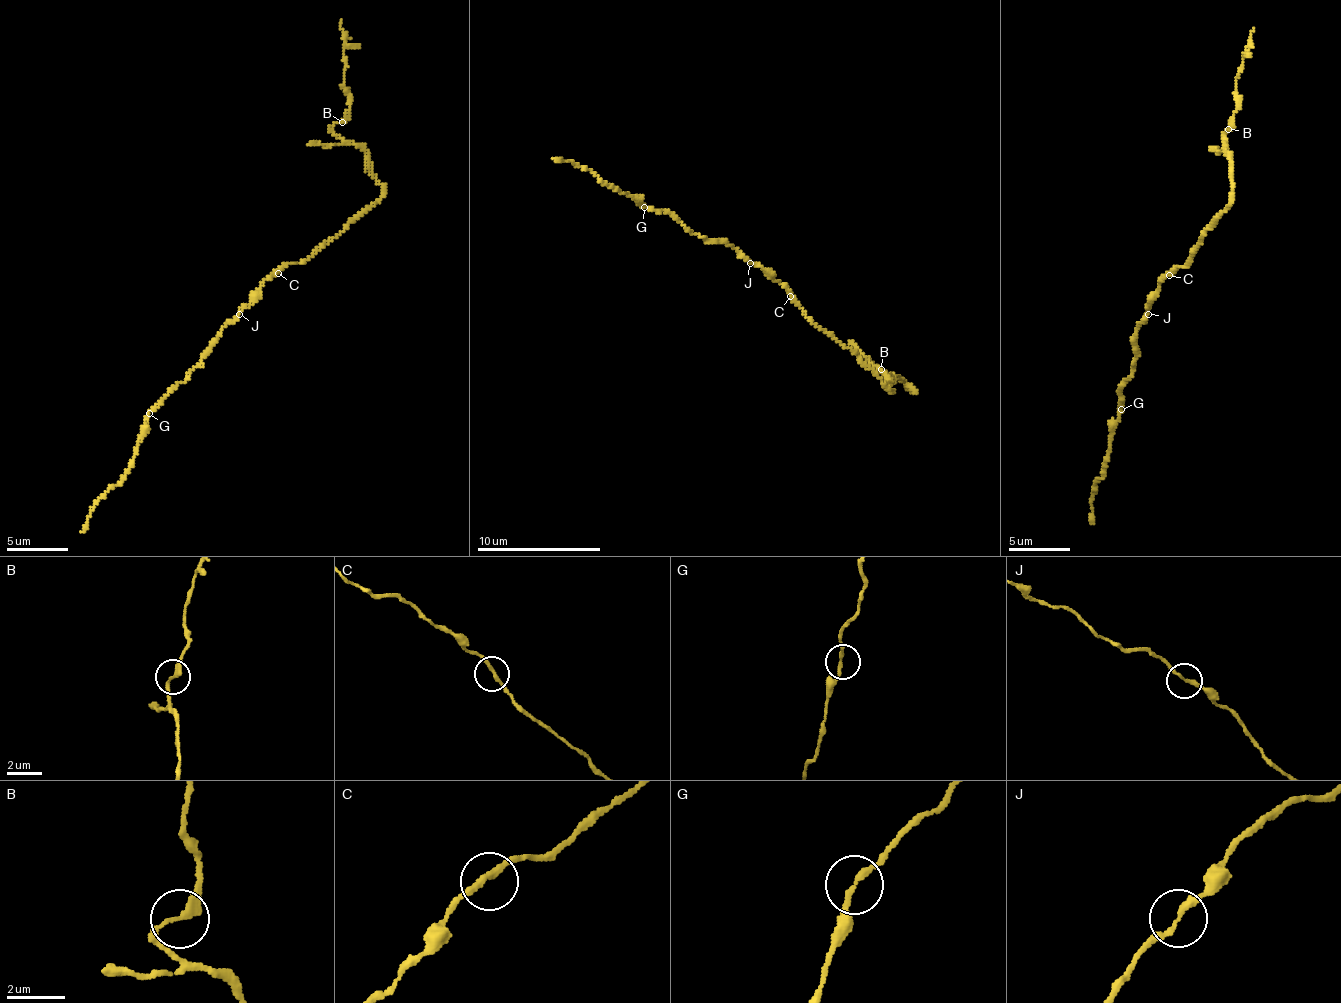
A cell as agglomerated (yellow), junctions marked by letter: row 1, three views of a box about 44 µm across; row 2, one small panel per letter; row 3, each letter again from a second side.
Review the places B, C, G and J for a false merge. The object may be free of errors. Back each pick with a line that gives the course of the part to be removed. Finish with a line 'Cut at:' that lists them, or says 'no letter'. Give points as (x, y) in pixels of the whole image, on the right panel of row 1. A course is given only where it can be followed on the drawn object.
Cut at: no letter

